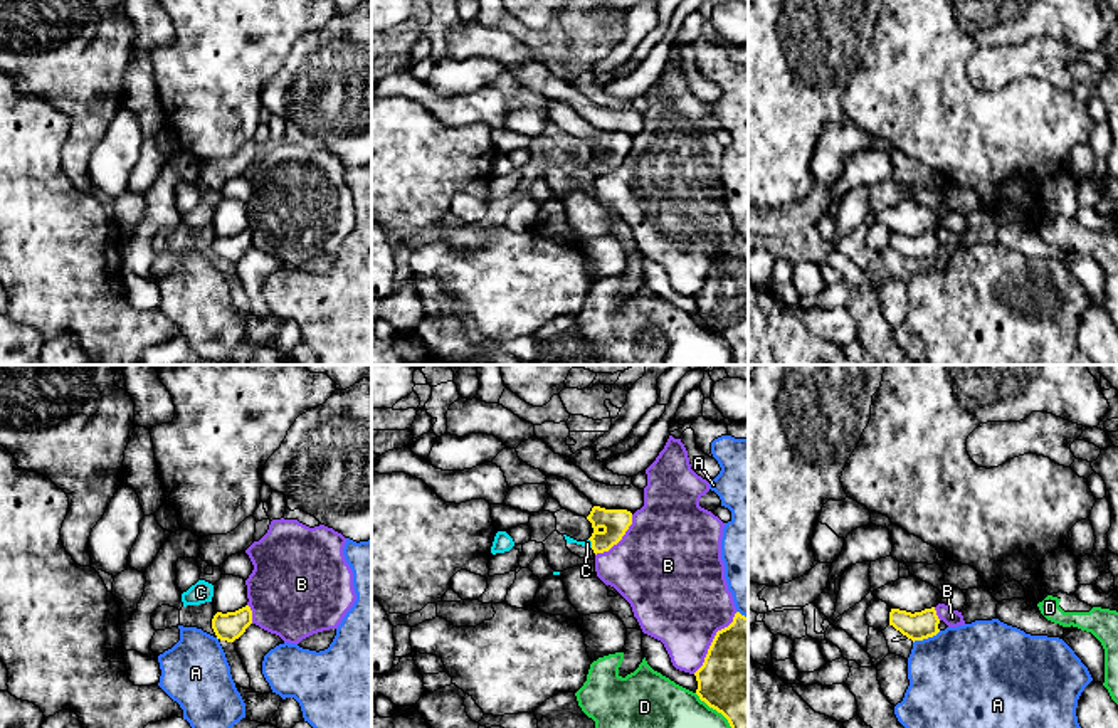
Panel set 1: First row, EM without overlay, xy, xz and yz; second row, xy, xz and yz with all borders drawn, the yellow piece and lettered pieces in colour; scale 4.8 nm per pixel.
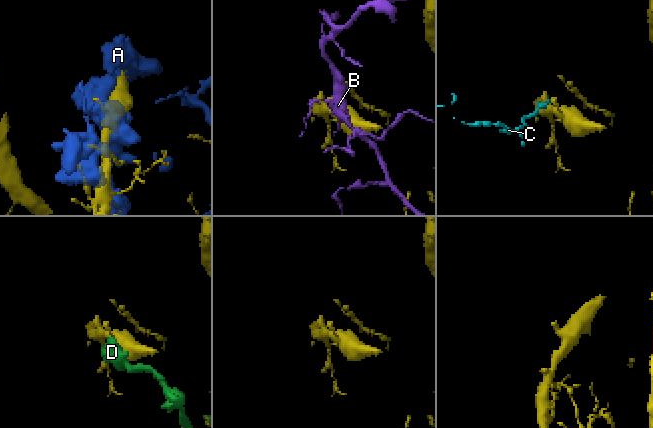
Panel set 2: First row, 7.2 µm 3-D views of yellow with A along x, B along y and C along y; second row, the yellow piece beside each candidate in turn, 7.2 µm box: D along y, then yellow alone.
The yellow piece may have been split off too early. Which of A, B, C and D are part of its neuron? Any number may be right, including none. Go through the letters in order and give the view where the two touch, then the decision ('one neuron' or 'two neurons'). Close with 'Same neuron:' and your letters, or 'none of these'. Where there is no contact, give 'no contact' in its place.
A: contact in yz; two neurons
B: contact in xz; two neurons
C: contact in xz; one neuron
D: contact in xz; two neurons
Same neuron: C

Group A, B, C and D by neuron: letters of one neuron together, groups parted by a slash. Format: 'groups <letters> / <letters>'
groups A / B / C / D

